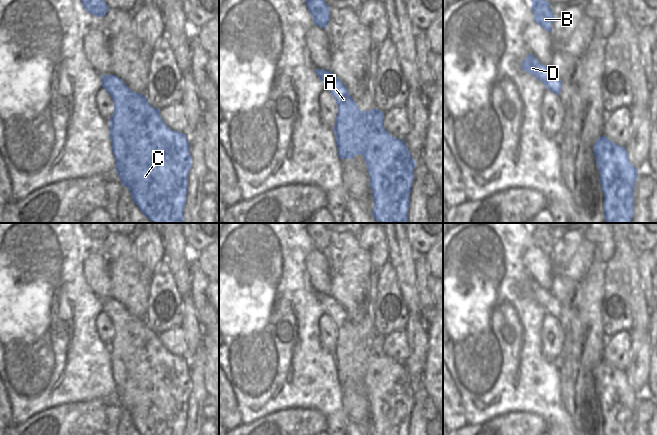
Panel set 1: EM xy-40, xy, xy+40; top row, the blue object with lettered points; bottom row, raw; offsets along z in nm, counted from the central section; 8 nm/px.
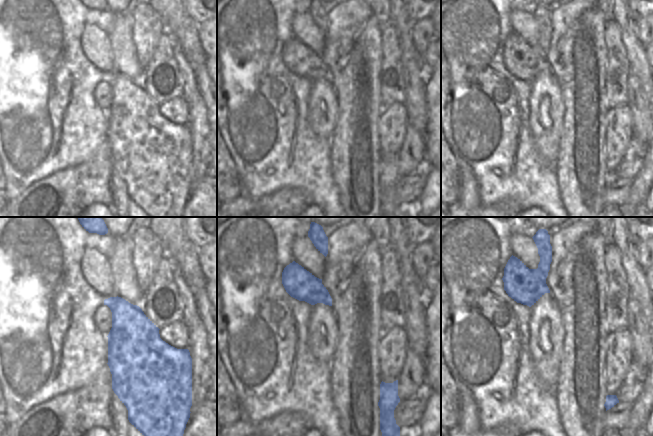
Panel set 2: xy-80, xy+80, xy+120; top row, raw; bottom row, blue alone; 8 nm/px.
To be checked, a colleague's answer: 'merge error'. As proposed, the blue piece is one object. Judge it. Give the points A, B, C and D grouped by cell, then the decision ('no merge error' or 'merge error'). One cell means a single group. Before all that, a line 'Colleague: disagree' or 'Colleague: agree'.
Colleague: disagree
A B C D; no merge error

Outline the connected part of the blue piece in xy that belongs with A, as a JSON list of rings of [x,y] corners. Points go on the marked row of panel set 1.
[[[316,69],[316,74],[338,106],[334,134],[339,158],[353,159],[355,155],[364,156],[374,200],[372,216],[378,223],[407,223],[416,163],[405,142],[393,137],[384,128],[384,113],[378,108],[361,111],[344,83],[336,75],[323,69]]]

